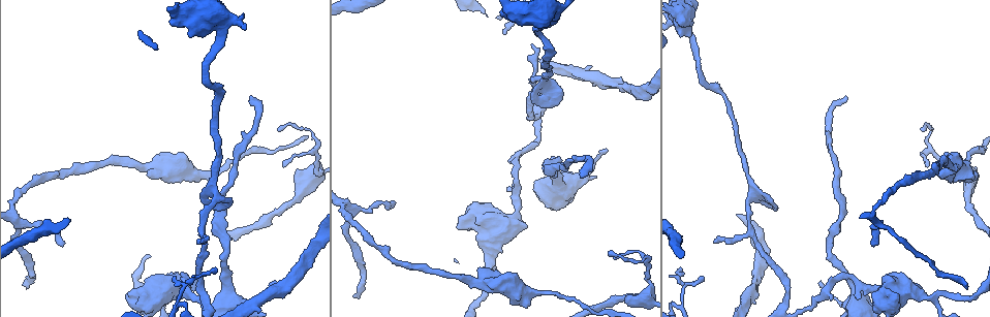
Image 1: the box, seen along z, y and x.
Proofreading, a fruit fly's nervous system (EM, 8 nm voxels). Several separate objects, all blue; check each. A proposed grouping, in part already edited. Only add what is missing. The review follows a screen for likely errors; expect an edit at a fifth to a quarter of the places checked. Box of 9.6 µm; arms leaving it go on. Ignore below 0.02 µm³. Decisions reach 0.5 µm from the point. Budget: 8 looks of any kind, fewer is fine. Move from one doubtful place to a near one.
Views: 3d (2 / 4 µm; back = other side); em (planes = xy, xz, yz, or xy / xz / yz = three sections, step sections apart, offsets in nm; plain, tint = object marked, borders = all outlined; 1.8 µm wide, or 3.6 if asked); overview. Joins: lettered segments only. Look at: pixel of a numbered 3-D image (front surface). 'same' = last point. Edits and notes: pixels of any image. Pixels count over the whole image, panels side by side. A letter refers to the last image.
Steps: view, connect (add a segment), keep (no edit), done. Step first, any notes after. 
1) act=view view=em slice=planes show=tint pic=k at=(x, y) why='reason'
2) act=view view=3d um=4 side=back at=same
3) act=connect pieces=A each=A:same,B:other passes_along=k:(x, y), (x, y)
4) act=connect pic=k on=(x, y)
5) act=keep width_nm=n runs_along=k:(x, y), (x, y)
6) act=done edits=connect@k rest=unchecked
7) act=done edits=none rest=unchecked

act=view view=3d um=2 pic=1 at=(252, 96) why='end of a long branch'

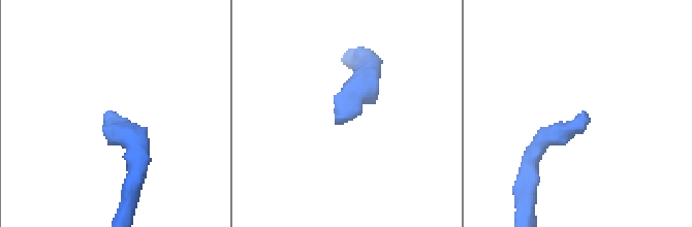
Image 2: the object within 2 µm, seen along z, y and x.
act=view view=em slice=planes show=borders pic=2 at=(341, 124)

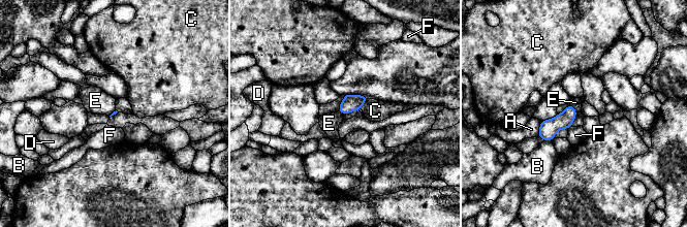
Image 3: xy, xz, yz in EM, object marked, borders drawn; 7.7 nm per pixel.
act=connect pieces=E longest_contact=A:130nm each=A:other,B:other,C:other,D:other,E:same,F:other found='it goes on there'

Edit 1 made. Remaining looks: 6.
act=view view=em slice=xz step=16 show=tint pic=1 at=(922, 131) why='tapers out'

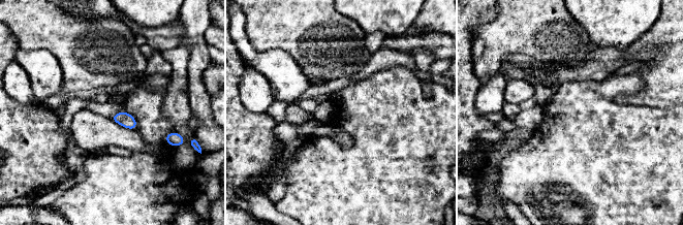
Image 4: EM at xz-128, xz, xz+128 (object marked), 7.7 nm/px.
act=view view=em slice=xy step=8 show=borders at=same

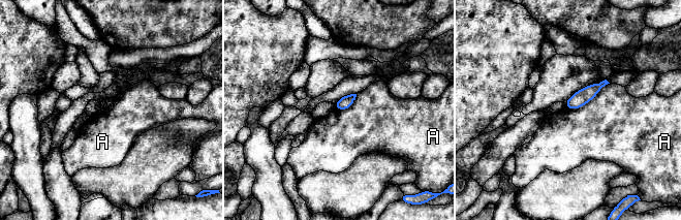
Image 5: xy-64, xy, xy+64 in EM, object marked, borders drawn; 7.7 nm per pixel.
act=keep each=A:other border=5:(609, 83), (583, 105), (566, 107) found='none of them fits'

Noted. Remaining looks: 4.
act=view view=em slice=planes show=borders pic=1 at=(352, 295) why='long arm stops here'

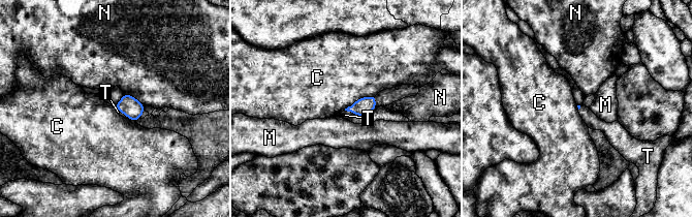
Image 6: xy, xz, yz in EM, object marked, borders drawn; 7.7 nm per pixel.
act=connect pieces=T each=C:other,M:other,N:other,T:same passes_along=6:(365, 105), (349, 111), (345, 115) found='it goes on there'

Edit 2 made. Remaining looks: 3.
act=done edits=connect@3,connect@6 rest=unchecked

